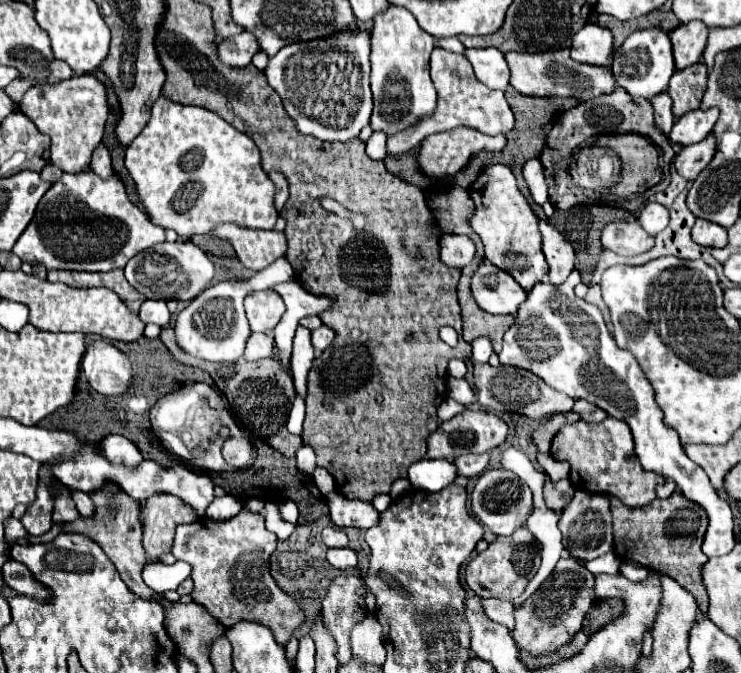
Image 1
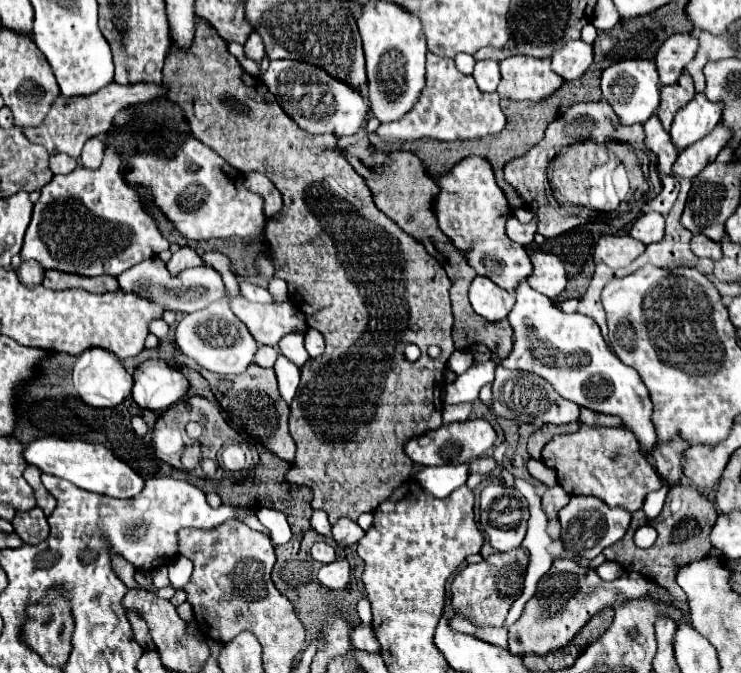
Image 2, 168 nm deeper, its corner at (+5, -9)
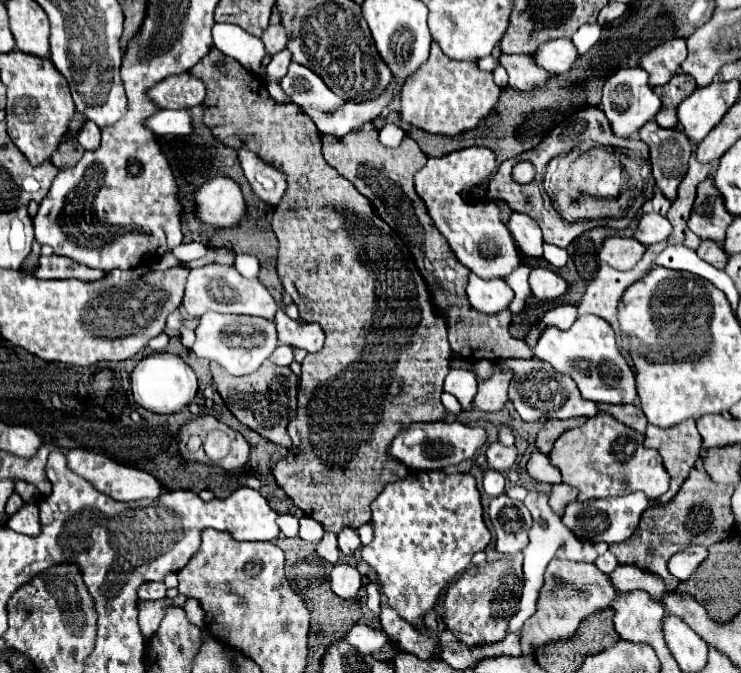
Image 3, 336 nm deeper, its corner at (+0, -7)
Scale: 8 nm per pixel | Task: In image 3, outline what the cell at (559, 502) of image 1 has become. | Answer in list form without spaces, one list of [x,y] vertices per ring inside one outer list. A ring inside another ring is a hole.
[[[559,483],[559,485],[553,485],[553,491],[551,491],[551,497],[549,497],[549,505],[555,513],[563,515],[565,507],[577,499],[577,489],[571,487],[571,485],[565,485],[565,483]]]

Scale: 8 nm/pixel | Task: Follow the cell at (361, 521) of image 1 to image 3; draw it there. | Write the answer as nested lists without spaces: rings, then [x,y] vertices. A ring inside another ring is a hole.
[[[351,527],[343,529],[339,535],[339,549],[345,553],[345,555],[351,555],[355,553],[359,547],[361,547],[361,539],[359,539],[359,533]]]

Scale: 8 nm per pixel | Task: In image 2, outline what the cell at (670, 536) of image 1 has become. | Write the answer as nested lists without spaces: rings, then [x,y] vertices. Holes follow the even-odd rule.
[[[676,483],[668,491],[664,509],[662,509],[662,513],[656,519],[648,521],[648,519],[644,519],[642,509],[636,511],[632,515],[632,523],[630,523],[630,529],[626,531],[626,535],[618,543],[606,547],[602,553],[604,553],[606,559],[618,561],[624,567],[624,571],[628,571],[628,573],[636,571],[640,575],[646,575],[648,579],[654,579],[660,587],[666,587],[666,591],[670,591],[670,595],[674,599],[674,605],[682,603],[682,613],[688,613],[686,595],[684,595],[684,591],[676,583],[676,573],[678,573],[678,567],[688,565],[690,561],[696,561],[696,559],[704,559],[708,555],[708,551],[712,547],[710,531],[712,531],[716,519],[718,519],[718,511],[716,511],[714,503],[708,497],[704,497],[702,493],[692,489],[690,485]],[[644,523],[652,525],[658,531],[658,539],[656,539],[656,543],[650,549],[636,547],[634,539],[632,539],[636,529],[642,527]]]

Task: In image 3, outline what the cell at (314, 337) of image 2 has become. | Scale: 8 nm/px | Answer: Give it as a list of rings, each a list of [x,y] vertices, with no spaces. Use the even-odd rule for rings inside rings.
[[[279,308],[279,313],[276,313],[275,325],[277,325],[279,341],[285,345],[295,345],[309,353],[317,353],[321,351],[325,343],[325,333],[323,329],[319,329],[317,323],[299,325],[283,313],[281,308]]]

